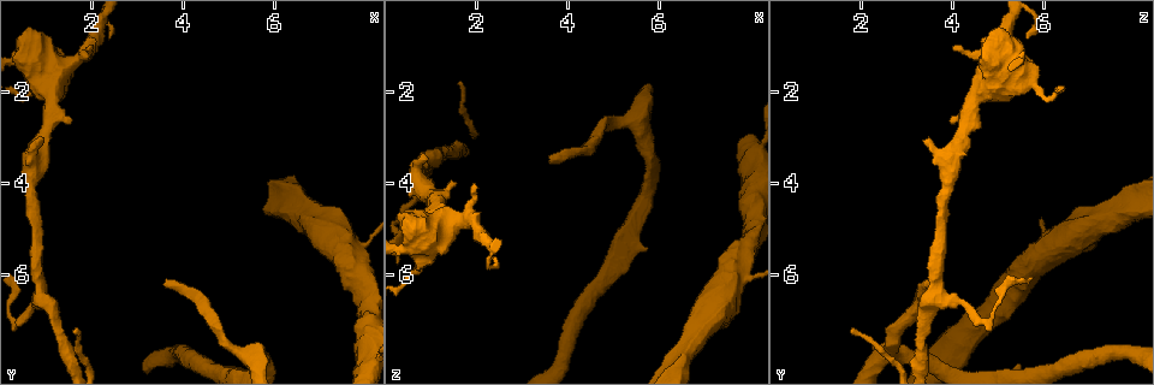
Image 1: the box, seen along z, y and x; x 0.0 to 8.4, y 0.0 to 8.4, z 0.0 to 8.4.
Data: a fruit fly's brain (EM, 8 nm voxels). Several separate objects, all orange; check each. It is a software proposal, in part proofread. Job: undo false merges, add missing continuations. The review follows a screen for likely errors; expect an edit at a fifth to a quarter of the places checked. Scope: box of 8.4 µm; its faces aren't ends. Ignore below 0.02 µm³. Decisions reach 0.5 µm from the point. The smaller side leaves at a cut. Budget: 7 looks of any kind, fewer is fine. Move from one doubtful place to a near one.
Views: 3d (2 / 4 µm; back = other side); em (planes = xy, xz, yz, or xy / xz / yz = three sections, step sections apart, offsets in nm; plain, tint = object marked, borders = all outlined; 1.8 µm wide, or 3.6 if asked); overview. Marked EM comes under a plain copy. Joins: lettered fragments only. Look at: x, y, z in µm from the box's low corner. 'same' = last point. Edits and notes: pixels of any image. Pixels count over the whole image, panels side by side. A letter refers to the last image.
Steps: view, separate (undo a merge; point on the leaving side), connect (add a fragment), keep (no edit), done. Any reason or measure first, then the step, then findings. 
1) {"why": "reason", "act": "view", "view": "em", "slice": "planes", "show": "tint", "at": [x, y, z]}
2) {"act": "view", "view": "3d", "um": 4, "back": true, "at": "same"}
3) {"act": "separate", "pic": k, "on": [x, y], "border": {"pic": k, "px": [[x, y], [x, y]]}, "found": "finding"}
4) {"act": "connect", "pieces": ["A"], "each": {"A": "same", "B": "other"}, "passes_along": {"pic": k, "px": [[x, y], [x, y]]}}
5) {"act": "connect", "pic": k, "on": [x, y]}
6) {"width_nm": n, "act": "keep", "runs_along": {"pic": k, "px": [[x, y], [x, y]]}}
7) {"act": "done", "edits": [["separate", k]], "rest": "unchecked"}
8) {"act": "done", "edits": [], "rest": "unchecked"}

{"why": "end of a long branch", "act": "view", "view": "em", "um": 3.6, "slice": "xz", "step": 16, "show": "borders", "at": [3.60, 6.15, 3.60]}

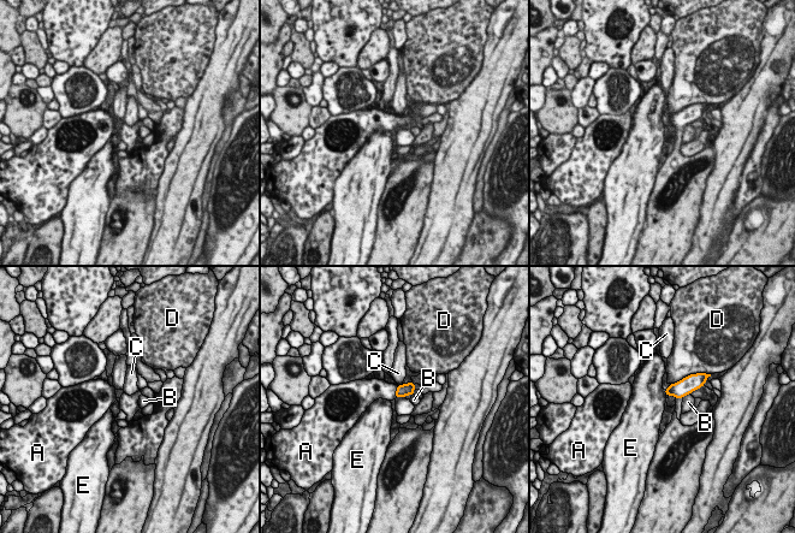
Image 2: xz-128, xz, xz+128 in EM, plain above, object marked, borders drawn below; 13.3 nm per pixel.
{"act": "view", "view": "em", "um": 3.6, "slice": "planes", "show": "borders", "at": "same"}

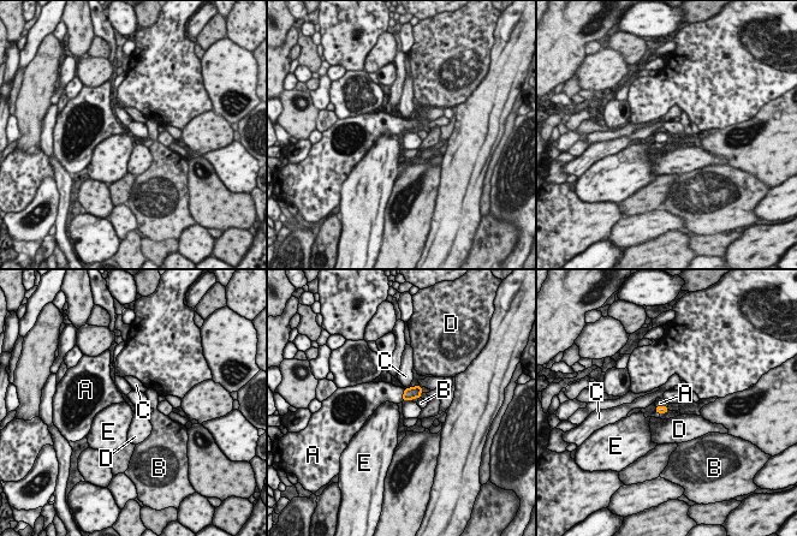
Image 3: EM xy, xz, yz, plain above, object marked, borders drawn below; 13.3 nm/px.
{"act": "connect", "pieces": ["A"], "each": {"A": "same", "B": "other", "C": "other", "D": "other", "E": "other"}, "passes_along": {"pic": 3, "px": [[410, 393], [403, 394], [385, 392]]}, "found": "it goes on there"}

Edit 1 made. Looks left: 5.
{"why": "calibre changes", "act": "view", "view": "em", "um": 3.6, "slice": "planes", "show": "borders", "at": [7.75, 5.45, 6.05]}

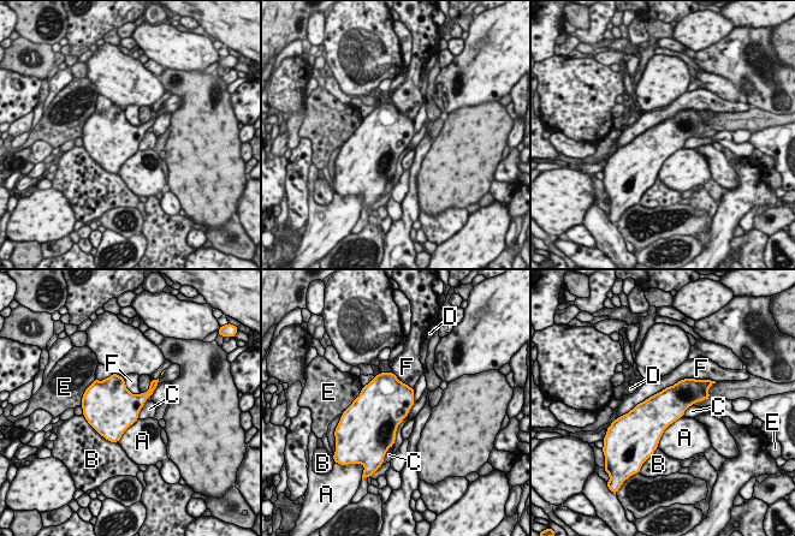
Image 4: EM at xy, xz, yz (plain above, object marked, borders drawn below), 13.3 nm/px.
{"act": "keep", "each": {"A": "other", "B": "other", "C": "other", "D": "other", "E": "other", "F": "other"}, "border": {"pic": 4, "px": [[698, 379], [680, 379], [624, 414]]}, "found": "continuous, no second neuron"}

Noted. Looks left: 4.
{"why": "stops while still wide", "act": "view", "view": "3d", "um": 4, "at": [0.90, 2.95, 3.50]}

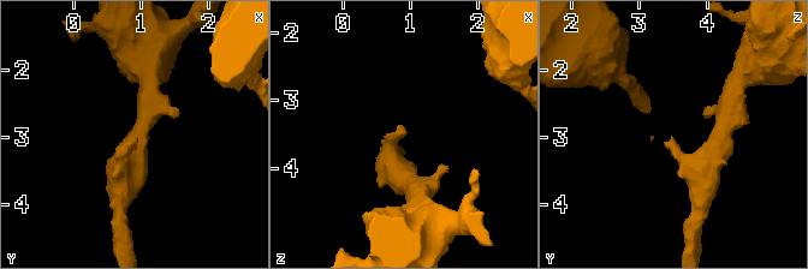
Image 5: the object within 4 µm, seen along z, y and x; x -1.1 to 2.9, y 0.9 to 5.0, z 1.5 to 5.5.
{"act": "view", "view": "em", "slice": "xy", "step": 4, "show": "borders", "at": [0.90, 3.00, 3.45]}

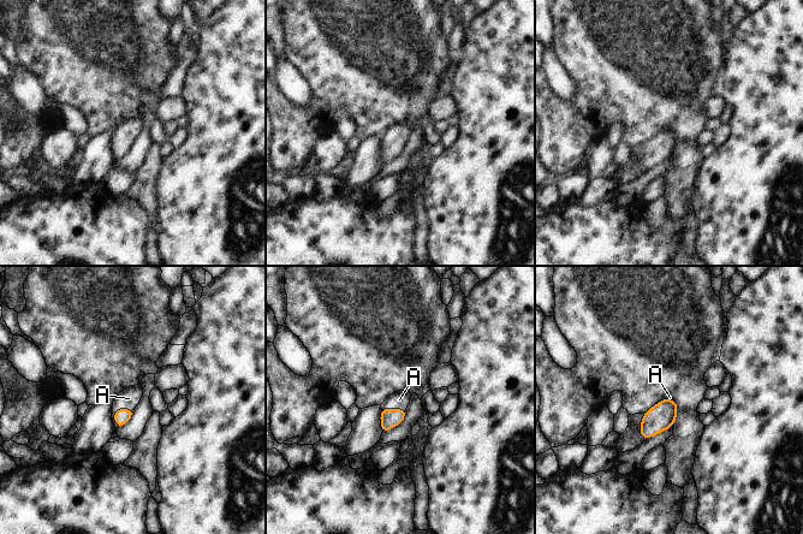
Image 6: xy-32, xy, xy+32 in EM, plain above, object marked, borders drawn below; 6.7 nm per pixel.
{"why": "another direction", "act": "view", "view": "em", "slice": "planes", "show": "borders", "at": "same"}

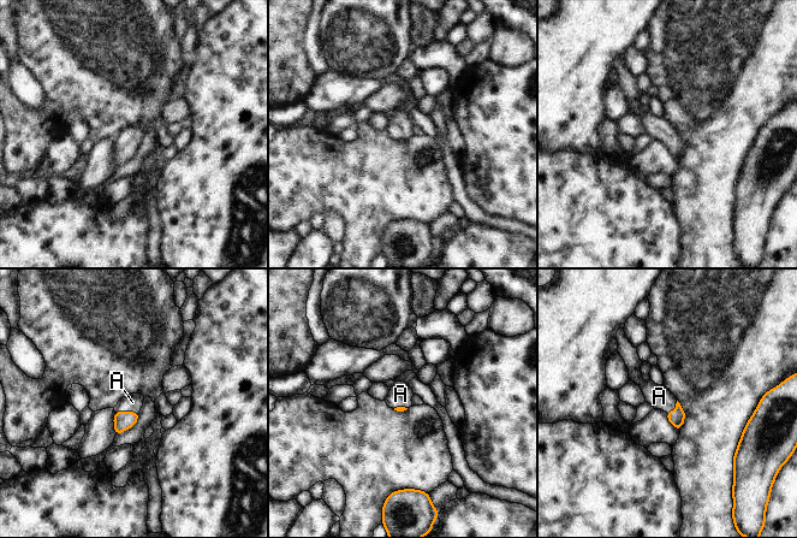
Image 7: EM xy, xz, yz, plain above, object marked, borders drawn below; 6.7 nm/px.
{"act": "connect", "pieces": ["A"], "each": {"A": "same"}, "found": "it goes on there"}

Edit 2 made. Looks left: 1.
{"act": "done", "edits": [["connect", 3], ["connect", 7]], "rest": "unchecked"}

